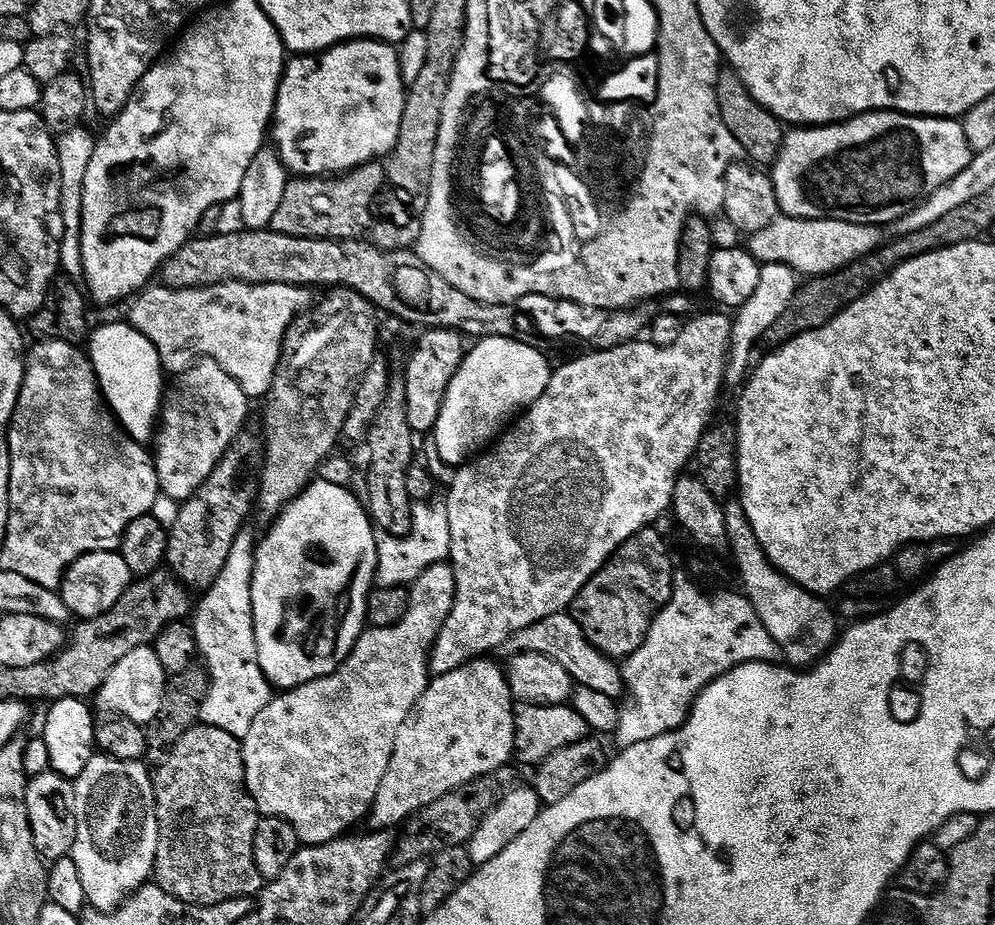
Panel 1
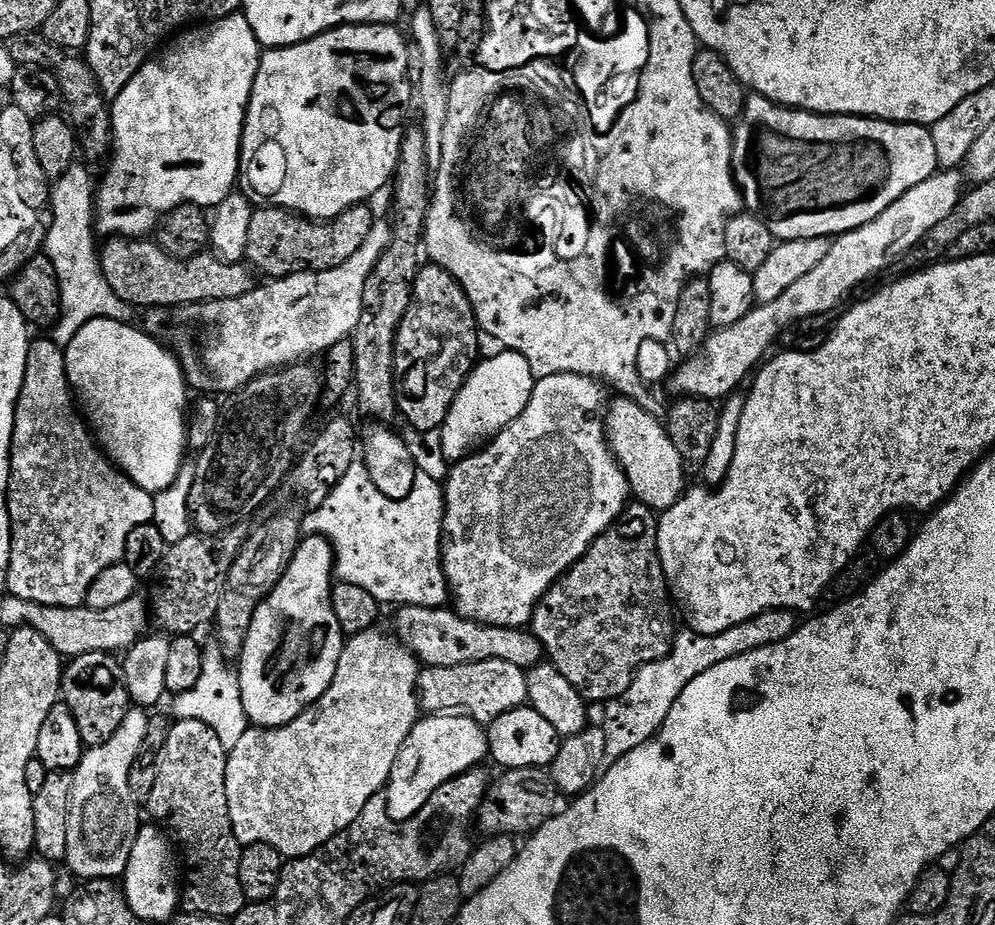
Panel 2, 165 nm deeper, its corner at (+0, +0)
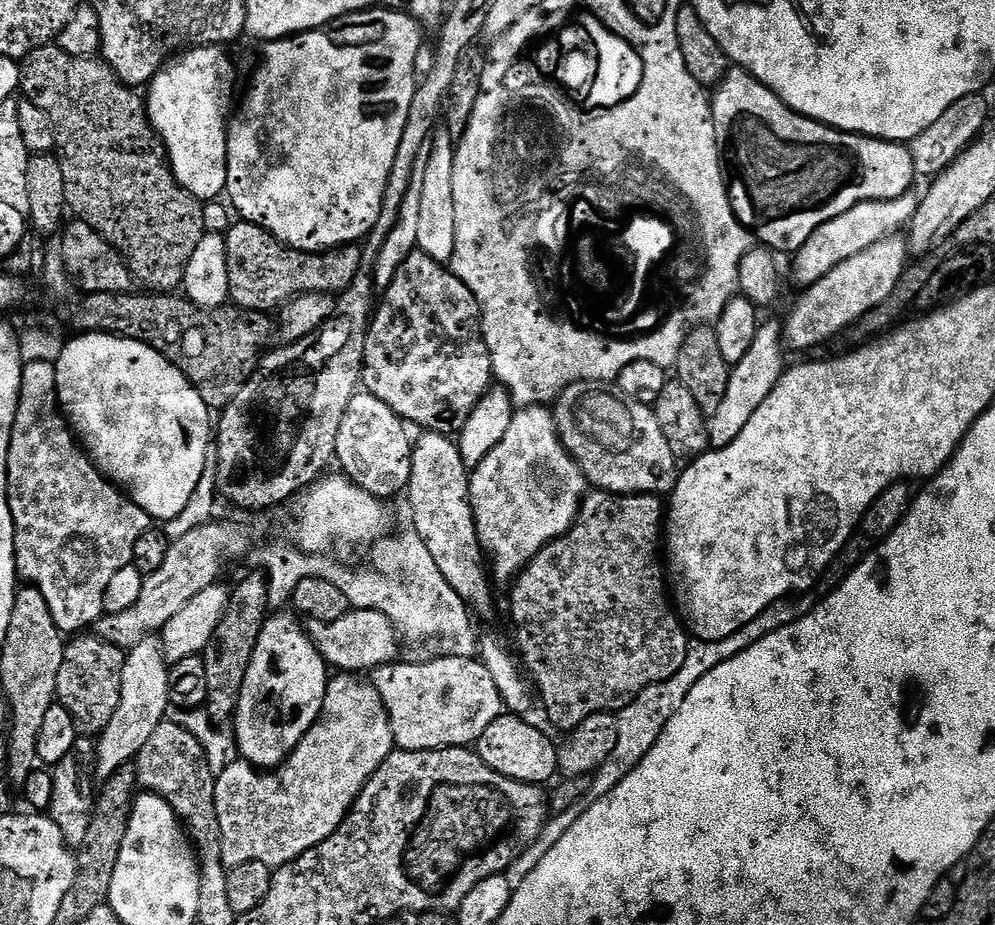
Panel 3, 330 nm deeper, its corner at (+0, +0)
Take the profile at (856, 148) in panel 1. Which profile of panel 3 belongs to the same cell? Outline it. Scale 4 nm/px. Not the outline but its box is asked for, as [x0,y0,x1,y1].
[710,70,917,254]

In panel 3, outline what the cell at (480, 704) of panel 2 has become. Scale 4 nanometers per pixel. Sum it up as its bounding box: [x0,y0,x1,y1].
[370,655,505,752]

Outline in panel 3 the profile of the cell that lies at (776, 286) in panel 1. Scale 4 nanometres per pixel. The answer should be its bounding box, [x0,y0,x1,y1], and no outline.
[792,192,919,288]

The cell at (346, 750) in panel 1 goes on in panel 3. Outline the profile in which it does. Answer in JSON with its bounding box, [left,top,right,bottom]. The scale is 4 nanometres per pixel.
[214,674,394,869]

